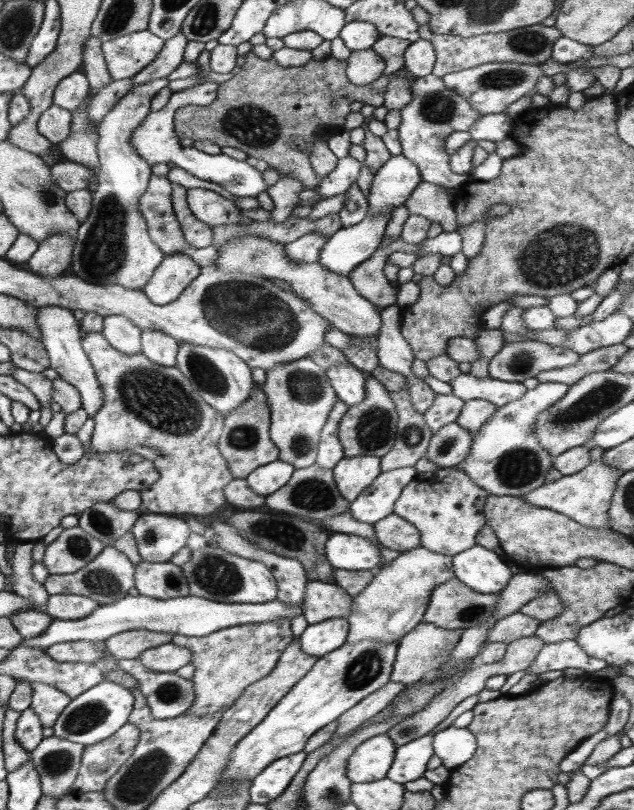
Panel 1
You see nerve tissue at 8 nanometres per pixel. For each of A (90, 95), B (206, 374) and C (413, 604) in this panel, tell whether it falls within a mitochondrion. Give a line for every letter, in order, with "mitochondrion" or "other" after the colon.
A: other
B: mitochondrion
C: other

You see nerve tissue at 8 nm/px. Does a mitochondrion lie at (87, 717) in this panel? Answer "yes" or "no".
yes

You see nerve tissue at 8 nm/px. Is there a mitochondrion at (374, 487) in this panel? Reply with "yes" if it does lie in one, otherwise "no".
no

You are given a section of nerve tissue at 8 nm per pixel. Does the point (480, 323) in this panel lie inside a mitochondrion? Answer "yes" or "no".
no

